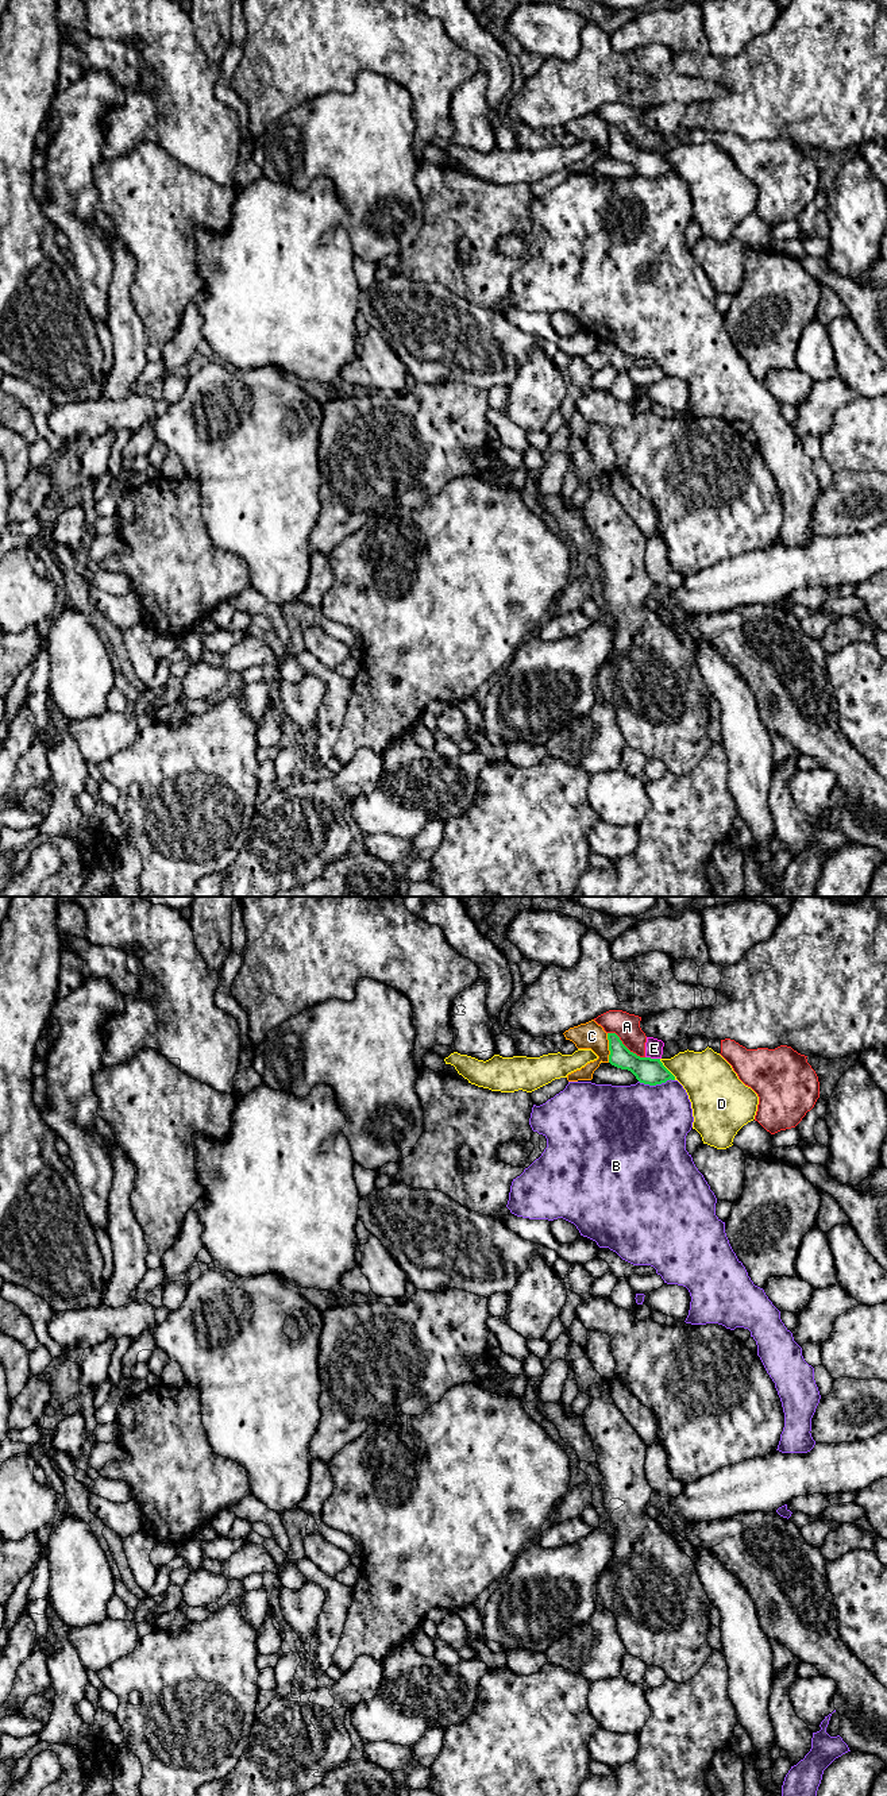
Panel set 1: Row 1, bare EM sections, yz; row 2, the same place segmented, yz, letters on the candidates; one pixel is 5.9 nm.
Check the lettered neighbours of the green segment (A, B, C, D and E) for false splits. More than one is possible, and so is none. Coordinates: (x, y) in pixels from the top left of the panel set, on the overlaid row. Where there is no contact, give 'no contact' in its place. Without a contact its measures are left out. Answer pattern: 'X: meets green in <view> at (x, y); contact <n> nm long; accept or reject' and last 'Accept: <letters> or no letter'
A: meets green in yz at (624, 1045); contact 280 nm long; reject
B: meets green in yz at (656, 1083); contact 220 nm long; reject
C: meets green in yz at (609, 1048); contact 180 nm long; reject
D: meets green in yz at (667, 1070); contact 160 nm long; reject
E: meets green in yz at (652, 1059); contact 90 nm long; reject
Accept: no letter

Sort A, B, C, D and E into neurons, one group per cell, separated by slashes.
A E / B / C / D

